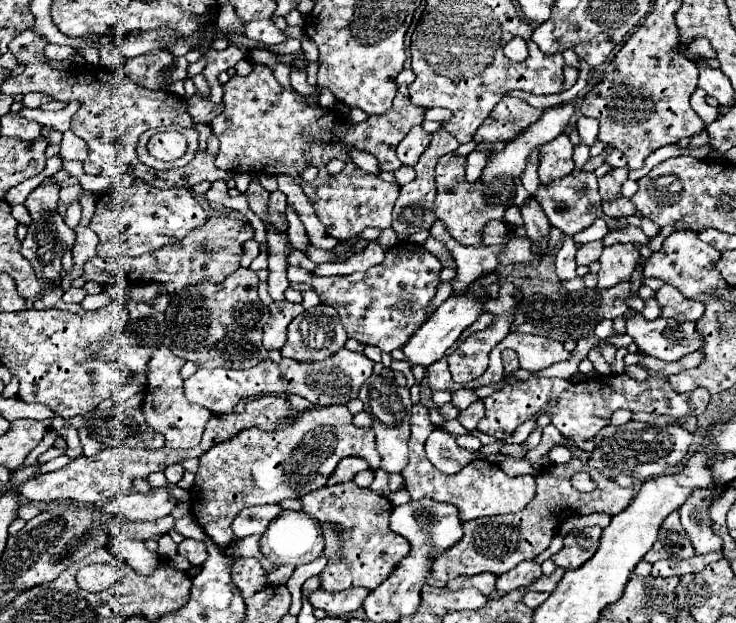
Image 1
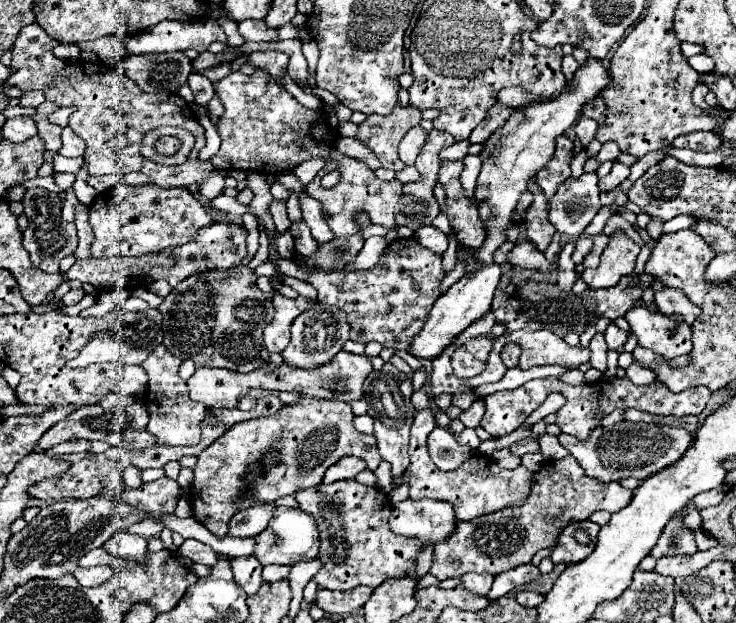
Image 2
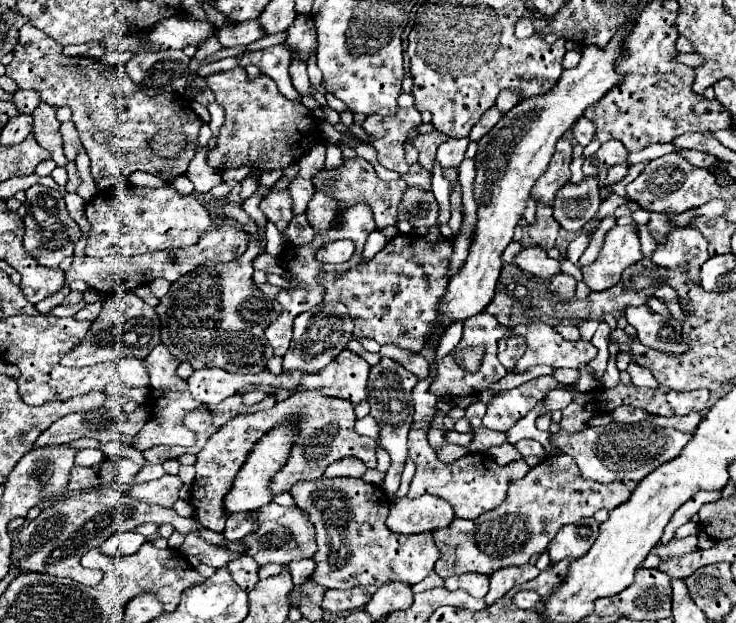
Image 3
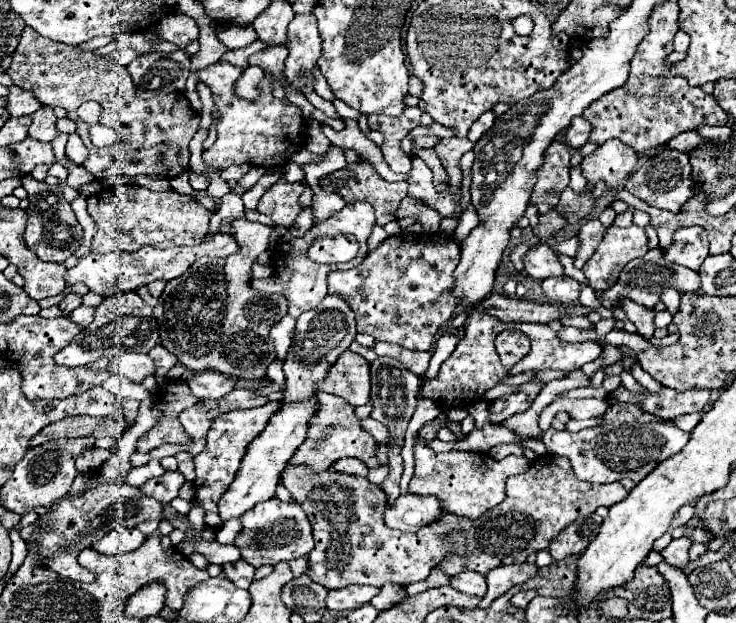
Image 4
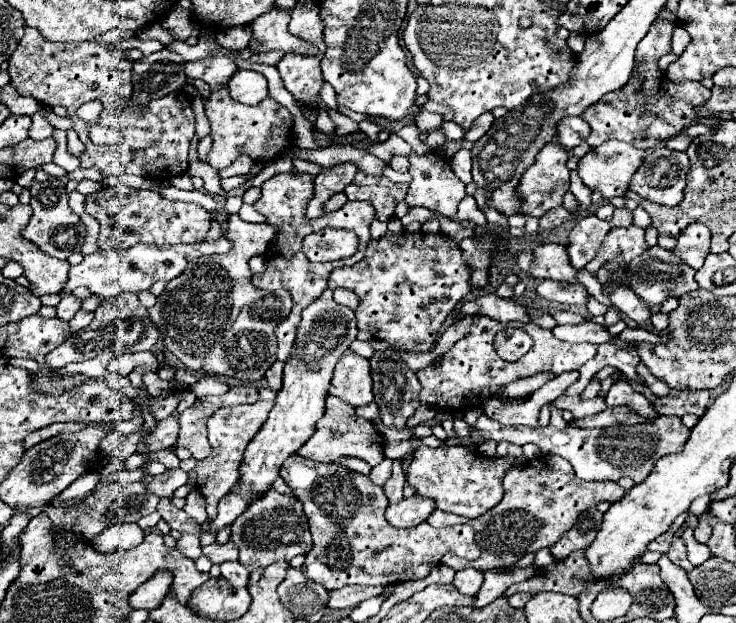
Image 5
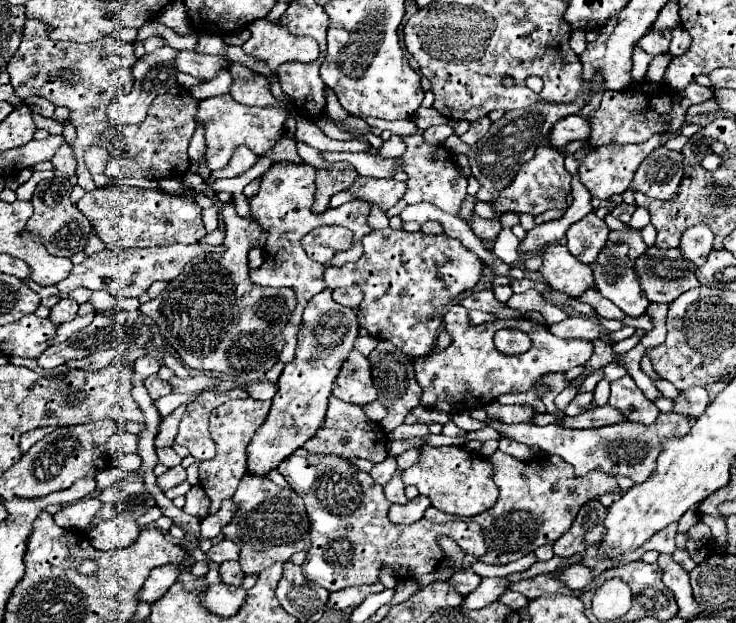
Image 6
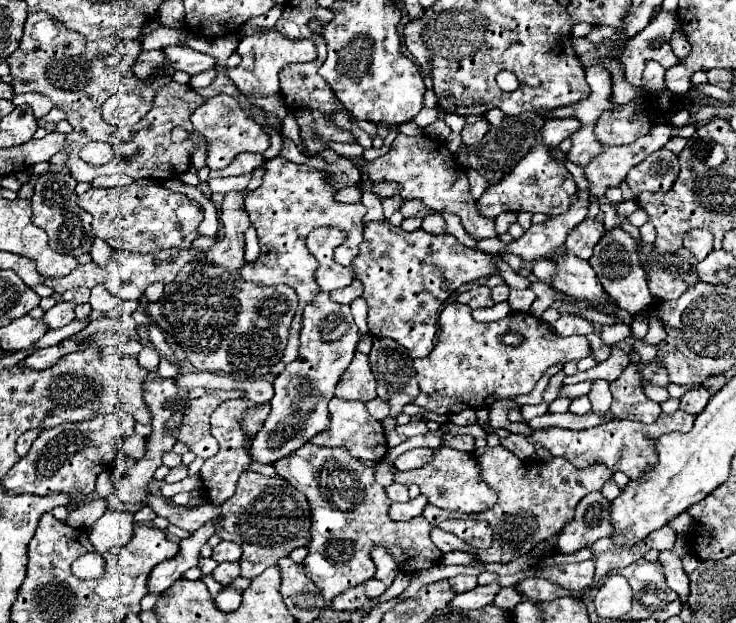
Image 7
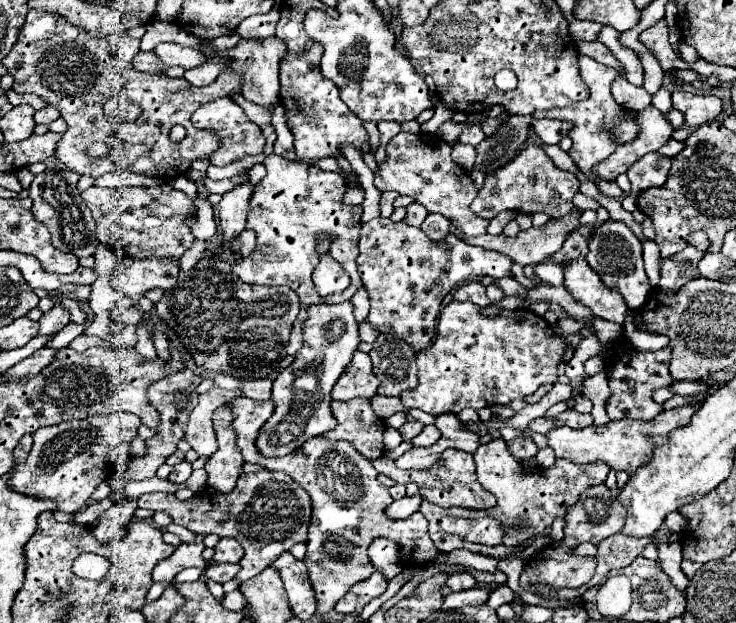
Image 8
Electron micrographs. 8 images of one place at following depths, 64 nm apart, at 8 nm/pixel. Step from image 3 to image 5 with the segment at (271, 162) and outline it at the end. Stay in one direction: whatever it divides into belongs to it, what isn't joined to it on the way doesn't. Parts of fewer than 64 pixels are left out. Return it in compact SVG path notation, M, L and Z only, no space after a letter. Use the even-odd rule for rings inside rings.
M224 56L216 58L202 58L194 62L184 62L184 72L190 78L202 78L208 86L212 86L212 96L206 100L204 110L206 118L210 122L210 136L212 136L212 148L208 152L208 164L216 170L230 166L230 162L240 154L240 148L252 158L252 160L274 160L286 146L294 144L292 138L292 114L278 104L272 98L266 98L258 106L246 106L240 102L234 102L228 94L228 80L238 70L238 66Z

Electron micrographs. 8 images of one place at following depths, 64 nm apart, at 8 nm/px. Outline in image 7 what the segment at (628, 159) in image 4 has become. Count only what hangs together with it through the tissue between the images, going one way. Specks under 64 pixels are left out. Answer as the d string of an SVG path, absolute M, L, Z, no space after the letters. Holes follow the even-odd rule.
M652 122L652 128L648 134L638 138L634 144L628 146L606 146L604 156L596 156L588 168L584 168L586 178L592 184L590 194L594 198L604 196L604 192L610 186L618 186L630 168L634 168L640 160L644 160L648 154L660 150L666 140L672 138L672 126L666 122Z

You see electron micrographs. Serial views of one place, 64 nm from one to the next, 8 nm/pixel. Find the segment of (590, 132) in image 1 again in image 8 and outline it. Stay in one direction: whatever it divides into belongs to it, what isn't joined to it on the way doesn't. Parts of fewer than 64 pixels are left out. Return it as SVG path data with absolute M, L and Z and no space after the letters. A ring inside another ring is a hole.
M534 120L532 122L534 132L544 144L558 144L568 130L572 128L572 122L562 122L562 120Z

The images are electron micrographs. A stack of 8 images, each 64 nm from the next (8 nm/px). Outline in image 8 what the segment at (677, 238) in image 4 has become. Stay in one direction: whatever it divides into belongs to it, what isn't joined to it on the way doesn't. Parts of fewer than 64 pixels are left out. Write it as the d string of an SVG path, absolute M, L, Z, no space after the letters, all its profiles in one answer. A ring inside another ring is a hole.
M693 232L687 238L689 245L698 248L698 250L706 253L708 246L710 245L709 238L705 232Z

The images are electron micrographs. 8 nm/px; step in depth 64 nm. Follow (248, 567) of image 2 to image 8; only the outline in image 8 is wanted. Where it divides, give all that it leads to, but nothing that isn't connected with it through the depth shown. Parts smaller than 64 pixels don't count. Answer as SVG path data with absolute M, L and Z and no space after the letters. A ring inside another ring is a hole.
M210 562L210 566L206 568L206 576L214 582L224 584L226 580L232 580L238 574L240 566L238 564L226 564L226 562Z

